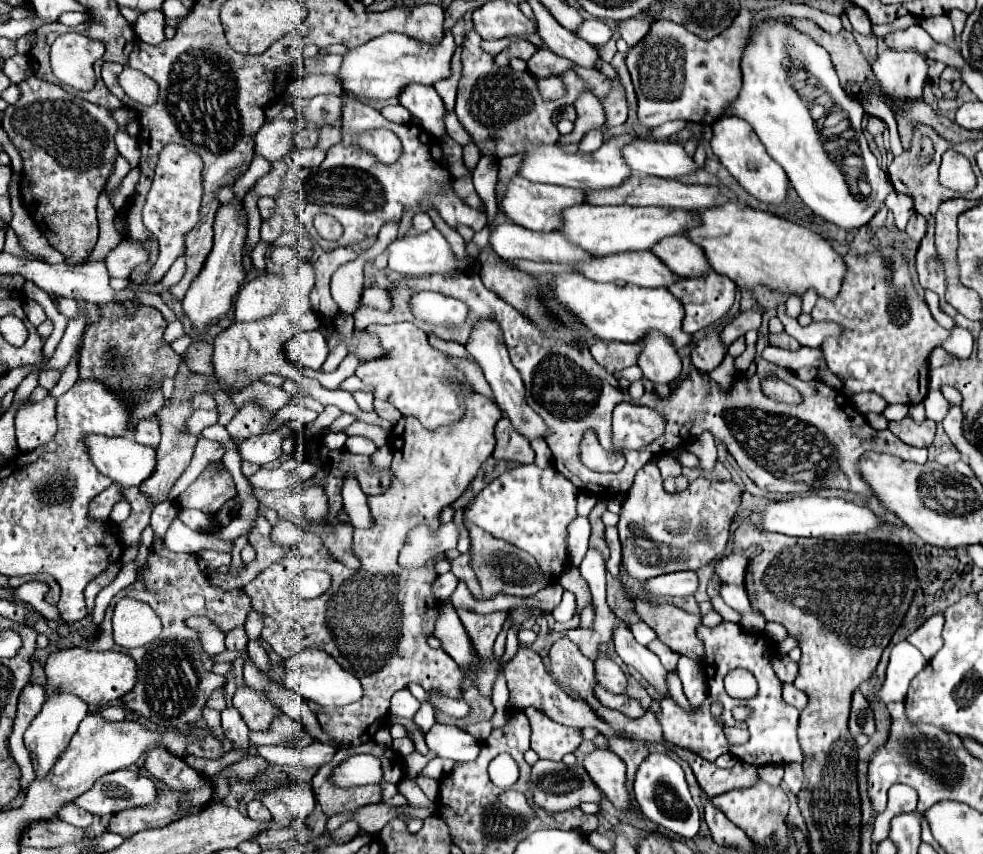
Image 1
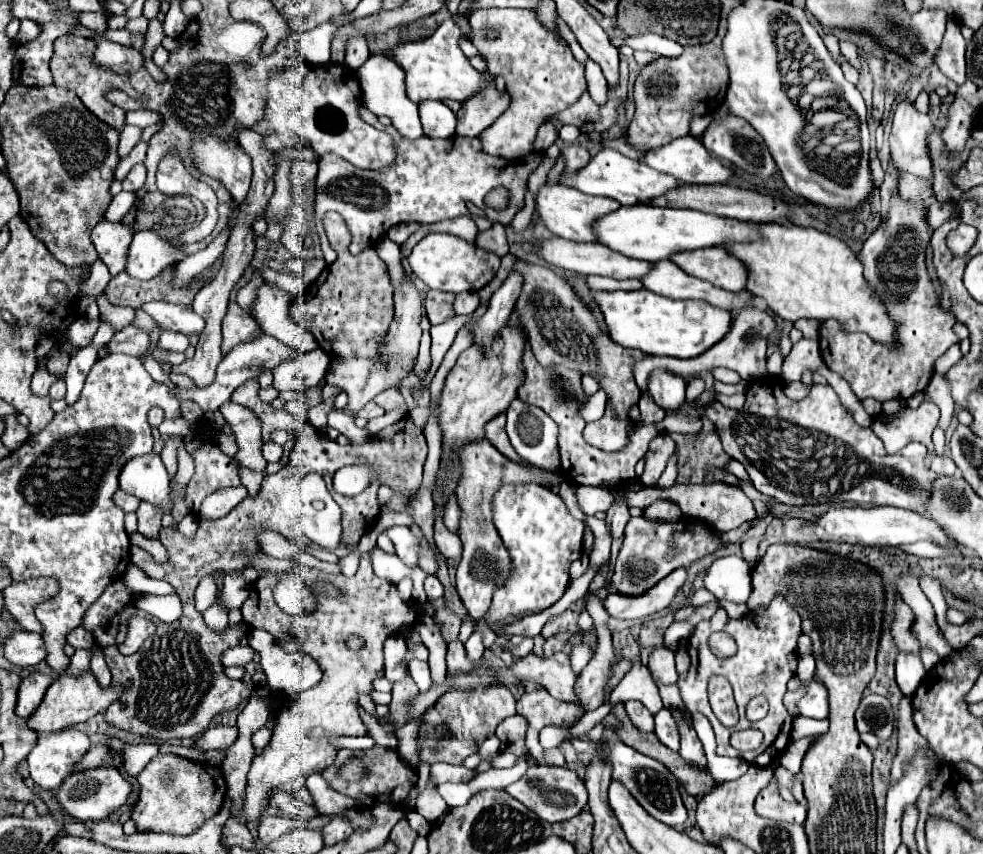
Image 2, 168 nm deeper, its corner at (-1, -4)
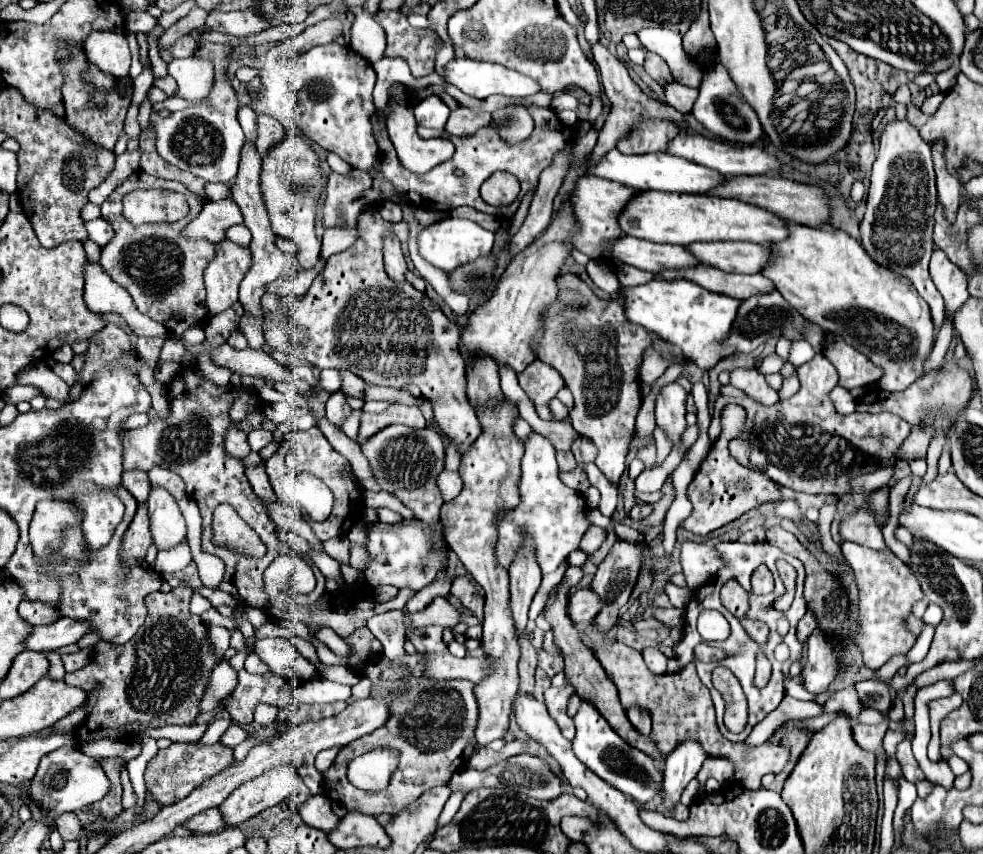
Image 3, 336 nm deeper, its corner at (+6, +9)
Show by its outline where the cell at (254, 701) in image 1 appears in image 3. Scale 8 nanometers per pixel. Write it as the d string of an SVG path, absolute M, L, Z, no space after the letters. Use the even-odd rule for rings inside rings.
M232 724L232 726L226 730L226 736L220 738L220 744L234 748L234 746L238 746L240 742L244 742L246 736L248 736L248 734L246 734L238 724Z

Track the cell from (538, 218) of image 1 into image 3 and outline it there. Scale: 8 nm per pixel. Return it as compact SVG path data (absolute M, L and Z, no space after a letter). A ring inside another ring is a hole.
M586 174L580 176L574 190L570 192L576 222L578 222L578 234L574 234L570 240L574 242L576 250L588 254L592 260L610 260L606 256L606 248L610 246L612 240L624 236L624 232L620 230L620 224L618 224L618 216L622 214L626 204L636 194L638 194L636 188L624 186L624 184L618 184L612 180L604 180L598 176L586 176Z

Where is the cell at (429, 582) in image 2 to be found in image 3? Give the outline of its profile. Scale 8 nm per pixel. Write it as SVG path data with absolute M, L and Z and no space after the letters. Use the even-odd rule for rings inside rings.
M402 520L396 524L372 522L372 524L364 524L364 532L368 538L366 552L370 556L364 576L374 588L382 584L390 584L396 588L422 590L436 578L436 574L442 568L442 560L446 552L436 546L432 530L420 520Z

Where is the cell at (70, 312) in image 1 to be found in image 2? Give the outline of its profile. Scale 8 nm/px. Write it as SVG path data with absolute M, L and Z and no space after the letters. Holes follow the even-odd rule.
M77 317L69 329L67 329L67 339L75 345L75 347L85 347L91 343L95 331L99 327L99 321L89 321L89 319L83 319L83 317Z

